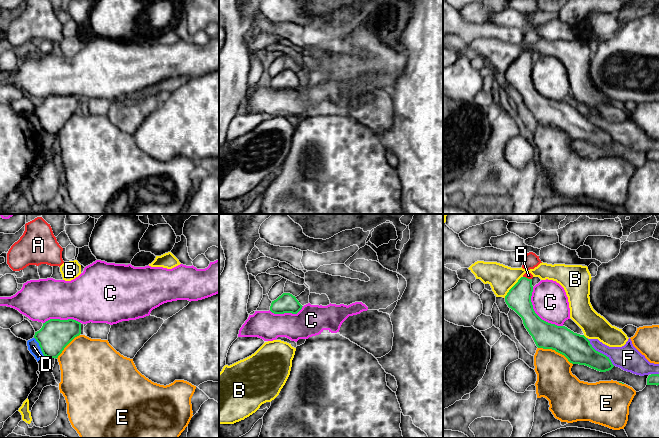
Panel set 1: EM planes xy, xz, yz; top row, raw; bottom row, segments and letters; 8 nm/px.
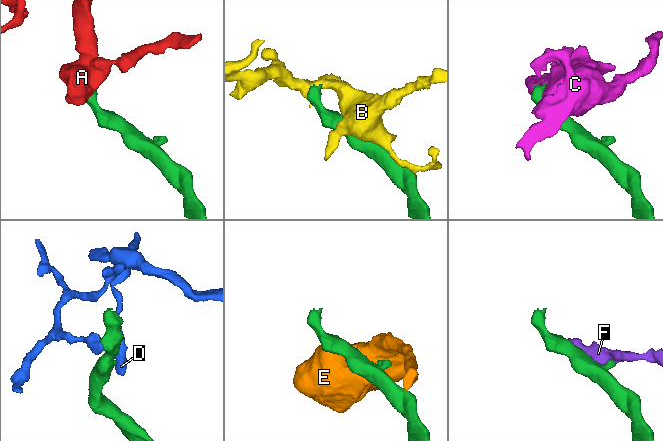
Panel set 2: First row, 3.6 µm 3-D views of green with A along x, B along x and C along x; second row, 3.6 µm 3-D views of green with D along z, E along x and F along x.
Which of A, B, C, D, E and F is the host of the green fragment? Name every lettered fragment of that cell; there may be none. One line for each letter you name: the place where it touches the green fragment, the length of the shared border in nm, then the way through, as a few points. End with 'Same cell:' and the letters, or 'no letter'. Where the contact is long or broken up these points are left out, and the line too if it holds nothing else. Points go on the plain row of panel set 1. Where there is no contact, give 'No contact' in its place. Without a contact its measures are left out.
A: Touches green at yz (527, 54). Shared border 80 nm. Path across: yz (518, 74), (527, 54), (528, 51)
Same cell: A

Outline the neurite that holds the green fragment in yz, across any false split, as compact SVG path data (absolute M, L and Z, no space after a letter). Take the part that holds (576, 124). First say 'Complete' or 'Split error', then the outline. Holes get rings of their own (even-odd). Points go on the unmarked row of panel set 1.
Split error. M525 49L505 72L505 78L523 96L536 122L552 125L564 131L572 140L585 141L600 148L611 146L614 141L609 133L596 127L584 112L565 102L557 102L542 96L531 78L533 51Z

